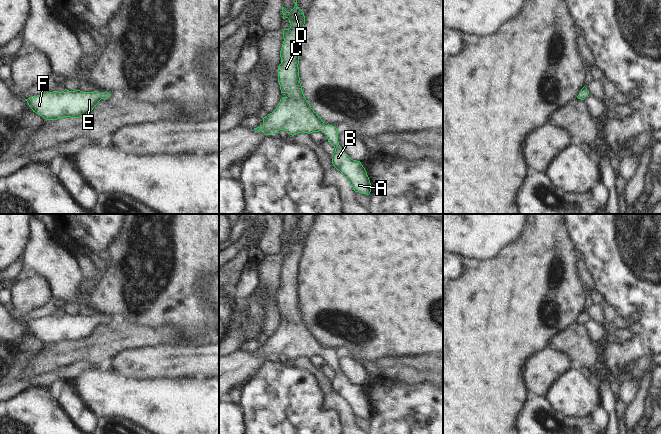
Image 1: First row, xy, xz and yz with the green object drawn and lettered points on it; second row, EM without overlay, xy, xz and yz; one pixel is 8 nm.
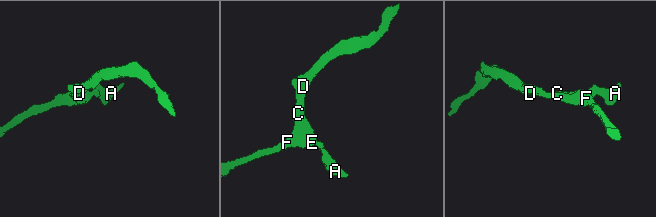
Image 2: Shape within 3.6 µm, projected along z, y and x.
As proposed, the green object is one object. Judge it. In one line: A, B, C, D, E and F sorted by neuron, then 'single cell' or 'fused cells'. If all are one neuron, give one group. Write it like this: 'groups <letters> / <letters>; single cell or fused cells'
groups A B C D E F; single cell

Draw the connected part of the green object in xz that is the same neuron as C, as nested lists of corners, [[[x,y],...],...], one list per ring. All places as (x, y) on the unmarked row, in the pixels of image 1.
[[[297,223],[295,226],[295,230],[293,233],[291,233],[290,236],[287,236],[284,231],[282,230],[282,237],[283,237],[283,243],[288,242],[289,247],[290,247],[290,252],[289,253],[284,253],[283,254],[283,268],[282,272],[280,275],[280,281],[281,281],[281,288],[278,290],[278,306],[280,309],[280,314],[281,317],[287,317],[289,320],[288,321],[282,321],[280,323],[279,328],[277,329],[276,333],[268,338],[266,341],[263,342],[263,351],[257,351],[254,352],[257,355],[262,355],[265,359],[270,359],[270,358],[276,358],[278,357],[279,354],[284,354],[288,358],[294,360],[298,357],[312,357],[312,356],[319,356],[322,355],[327,359],[328,366],[332,368],[335,372],[335,376],[332,379],[332,388],[334,391],[339,394],[342,399],[349,405],[351,410],[353,411],[355,416],[359,416],[361,418],[367,418],[369,419],[371,416],[371,407],[369,404],[369,401],[367,399],[367,396],[363,389],[361,388],[360,385],[353,384],[351,383],[341,372],[338,366],[338,354],[335,350],[332,349],[325,349],[324,346],[322,345],[321,341],[311,332],[310,328],[306,324],[303,315],[302,315],[302,310],[300,307],[300,301],[299,301],[299,263],[301,261],[301,258],[303,256],[304,248],[305,248],[305,240],[304,236],[300,234],[297,230]]]

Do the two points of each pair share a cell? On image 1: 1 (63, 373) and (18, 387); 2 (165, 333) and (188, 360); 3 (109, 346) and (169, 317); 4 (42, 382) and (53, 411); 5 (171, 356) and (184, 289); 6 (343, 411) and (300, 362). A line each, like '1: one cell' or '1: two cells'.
1: one cell
2: two cells
3: two cells
4: two cells
5: two cells
6: one cell

